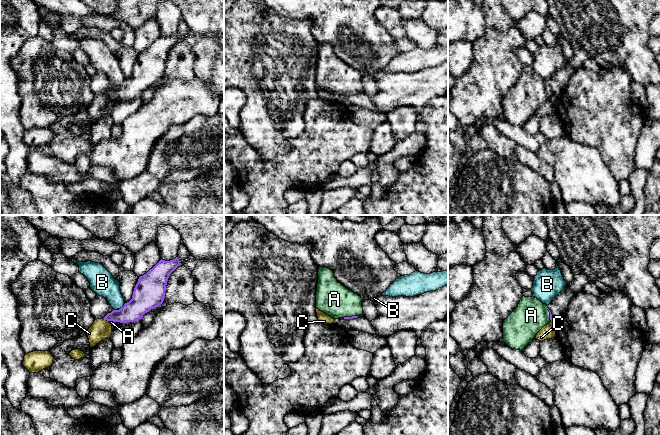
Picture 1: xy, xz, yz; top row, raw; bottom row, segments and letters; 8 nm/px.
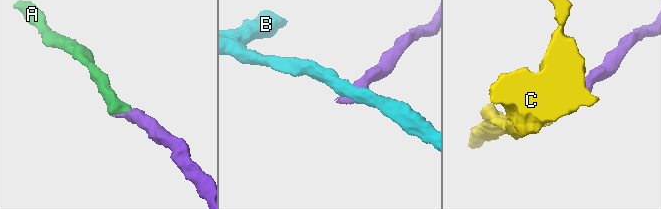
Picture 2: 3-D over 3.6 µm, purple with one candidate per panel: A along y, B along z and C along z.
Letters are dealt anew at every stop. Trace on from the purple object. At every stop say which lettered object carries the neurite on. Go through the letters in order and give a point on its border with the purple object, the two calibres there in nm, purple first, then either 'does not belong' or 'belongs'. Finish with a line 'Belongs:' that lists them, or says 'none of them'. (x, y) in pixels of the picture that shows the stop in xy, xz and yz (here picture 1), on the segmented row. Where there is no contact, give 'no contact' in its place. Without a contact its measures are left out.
A: xz (350, 317) | 20/260 nm | belongs
B: xy (123, 306) | 260/190 nm | does not belong
C: xy (106, 319) | 160/170 nm | does not belong
Belongs: A

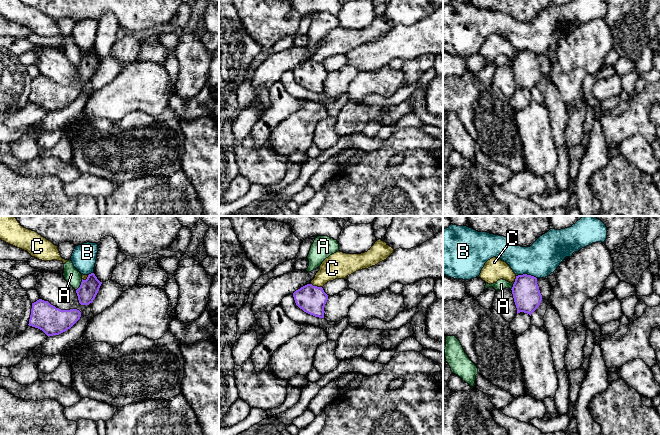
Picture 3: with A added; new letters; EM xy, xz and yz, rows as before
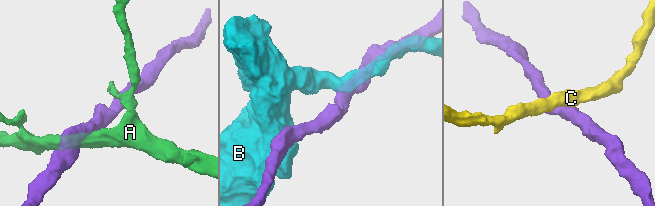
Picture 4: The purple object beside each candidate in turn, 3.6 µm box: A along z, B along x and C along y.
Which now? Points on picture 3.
A: xy (80, 285) | 150/120 nm | does not belong
B: yz (526, 274) | 220/280 nm | does not belong
C: xz (316, 286) | 220/220 nm | does not belong
Belongs: none of them

